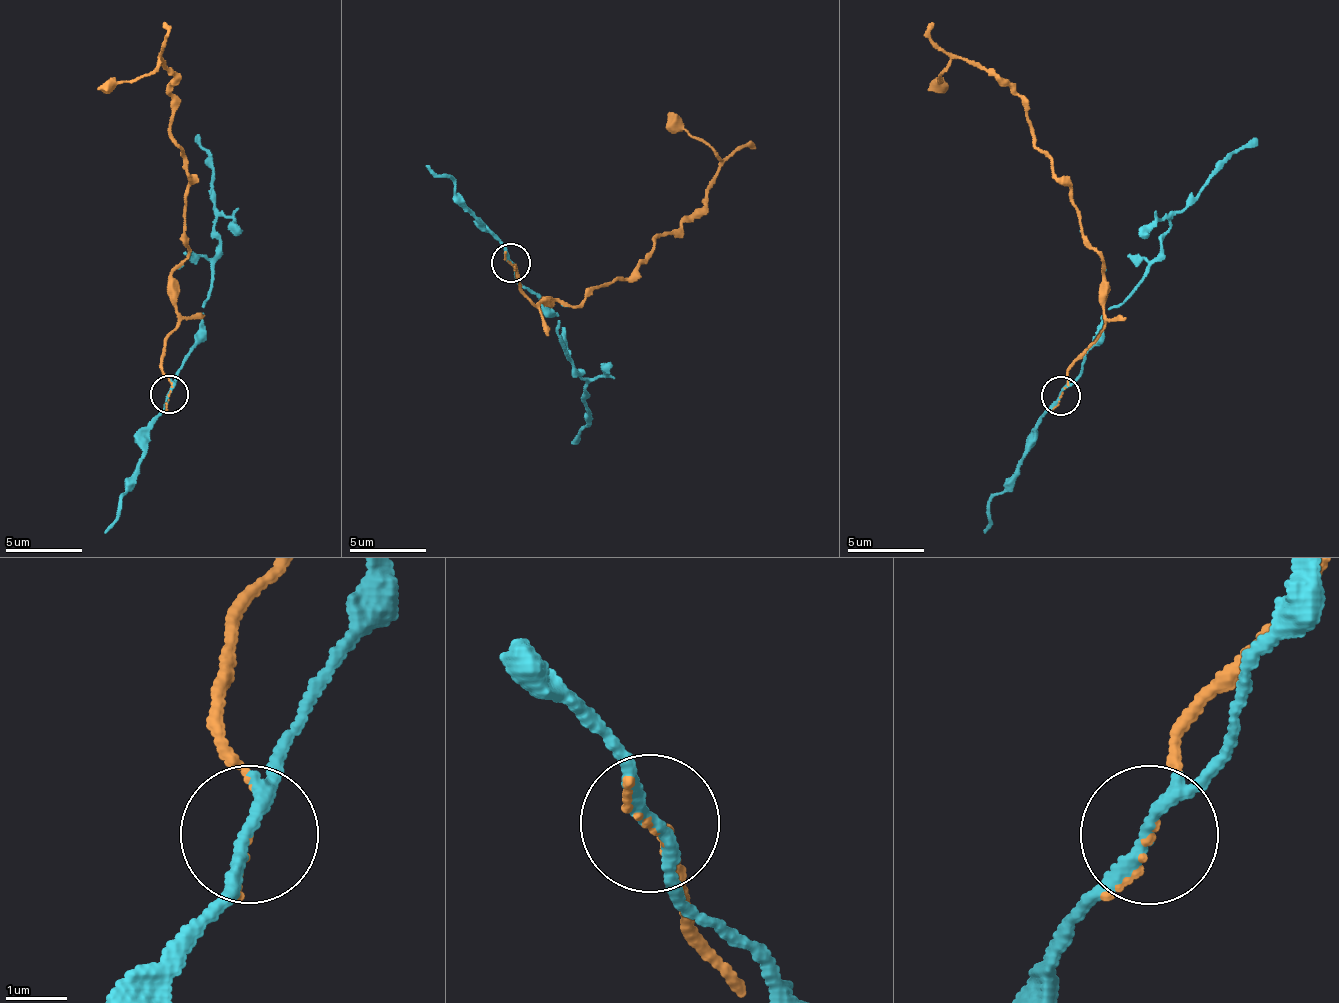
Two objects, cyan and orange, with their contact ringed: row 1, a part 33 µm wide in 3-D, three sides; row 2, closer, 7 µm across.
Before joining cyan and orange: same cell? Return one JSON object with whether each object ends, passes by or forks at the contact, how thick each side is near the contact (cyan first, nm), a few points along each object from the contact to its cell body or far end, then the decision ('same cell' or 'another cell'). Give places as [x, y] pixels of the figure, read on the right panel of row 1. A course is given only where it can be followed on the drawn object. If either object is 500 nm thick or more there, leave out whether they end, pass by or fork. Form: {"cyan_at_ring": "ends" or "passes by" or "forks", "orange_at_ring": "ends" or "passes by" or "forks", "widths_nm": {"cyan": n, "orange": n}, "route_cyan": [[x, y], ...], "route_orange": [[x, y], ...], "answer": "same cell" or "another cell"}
{"cyan_at_ring": "passes by", "orange_at_ring": "passes by", "widths_nm": {"cyan": 200, "orange": 50}, "route_cyan": [[1061, 394], [1080, 371], [1100, 318], [1145, 275], [1161, 237], [1203, 187], [1210, 171], [1256, 136]], "route_orange": [[1061, 394], [1105, 321], [1101, 260], [1074, 190], [997, 78], [963, 59], [929, 89]], "answer": "same cell"}

